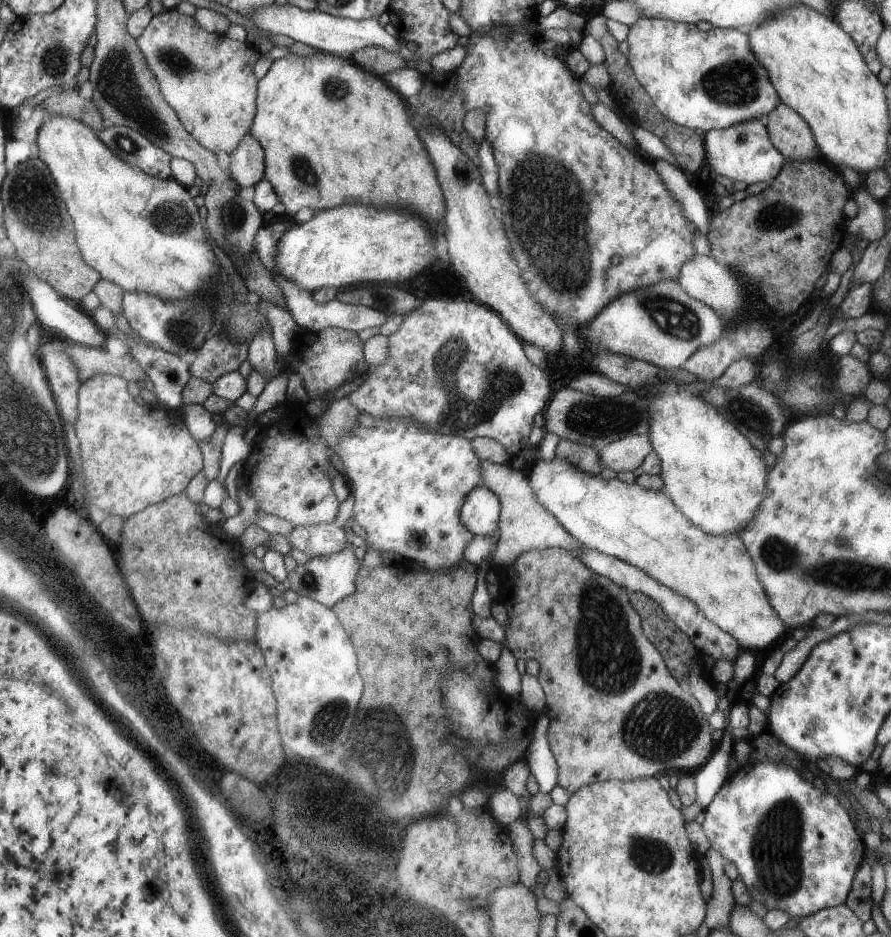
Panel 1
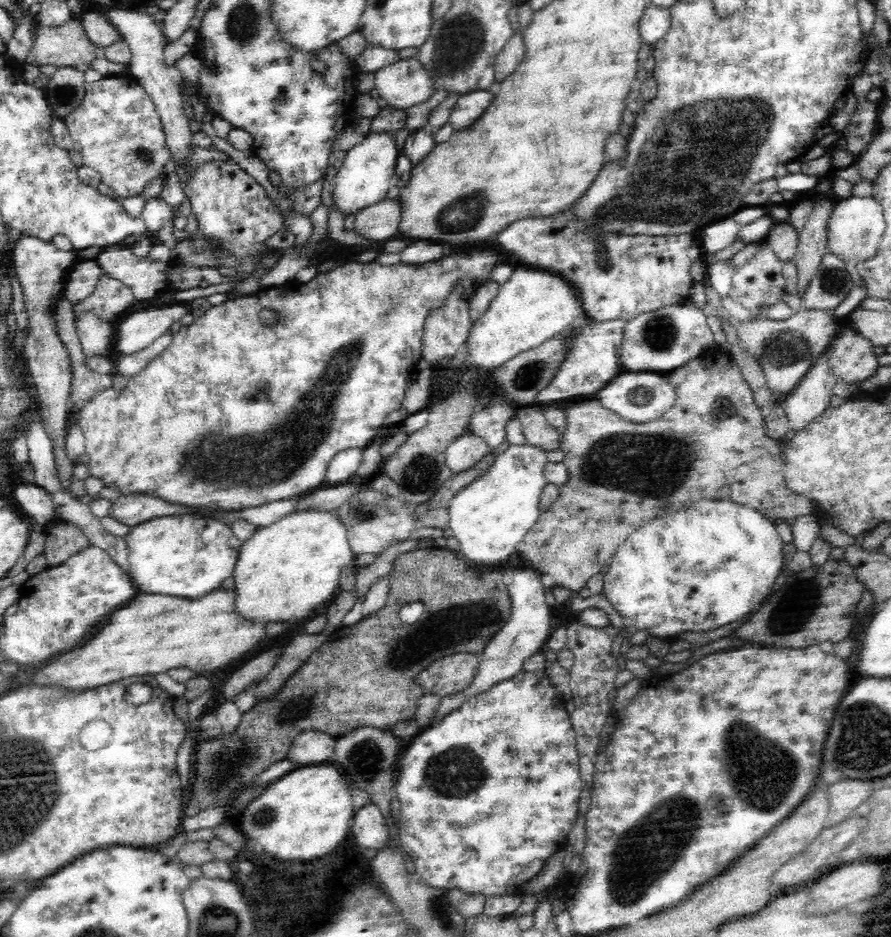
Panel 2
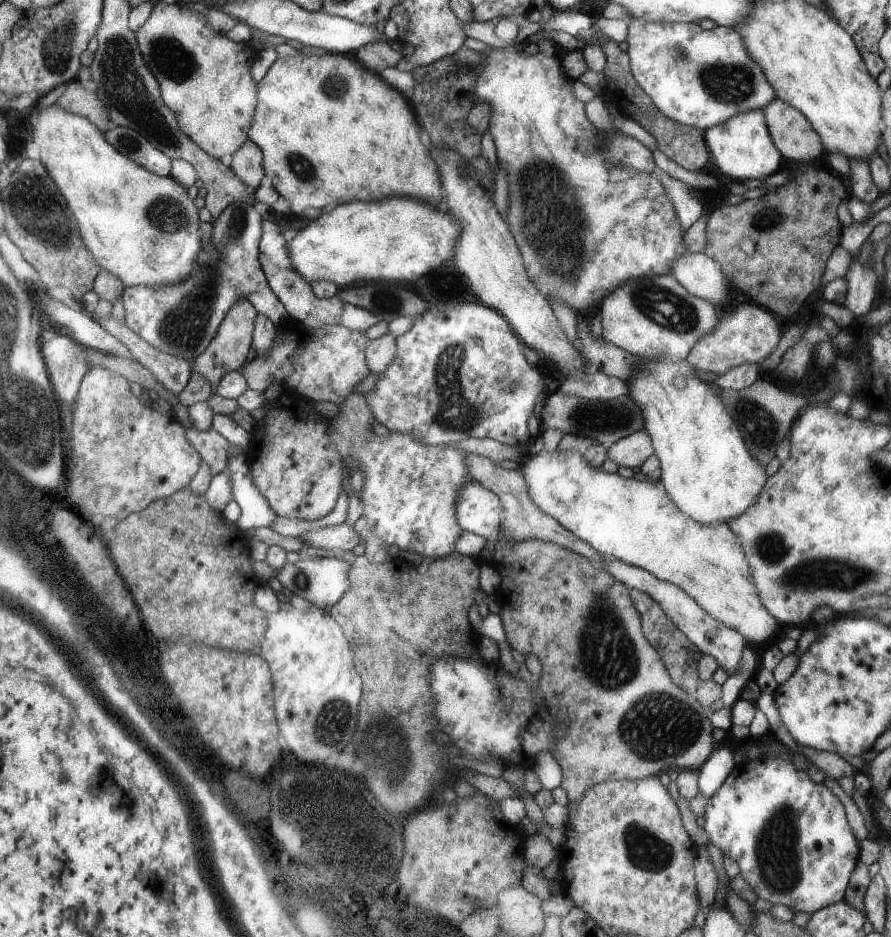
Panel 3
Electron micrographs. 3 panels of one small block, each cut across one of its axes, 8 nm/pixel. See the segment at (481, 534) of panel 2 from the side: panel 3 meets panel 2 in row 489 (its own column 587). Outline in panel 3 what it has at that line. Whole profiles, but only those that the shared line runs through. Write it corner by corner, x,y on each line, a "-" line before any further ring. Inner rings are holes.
543,448
536,454
526,452
521,456
517,471
526,480
530,500
544,514
551,516
580,540
588,542
602,556
637,566
652,573
660,581
678,586
718,622
738,630
748,644
764,644
768,638
776,638
780,630
778,619
774,615
770,616
770,611
762,606
745,551
726,523
706,526
702,522
696,522
666,494
662,482
650,479
640,481
633,477
624,478
618,472
608,473
603,468
598,469
590,464
576,450
562,452
558,448
553,451

